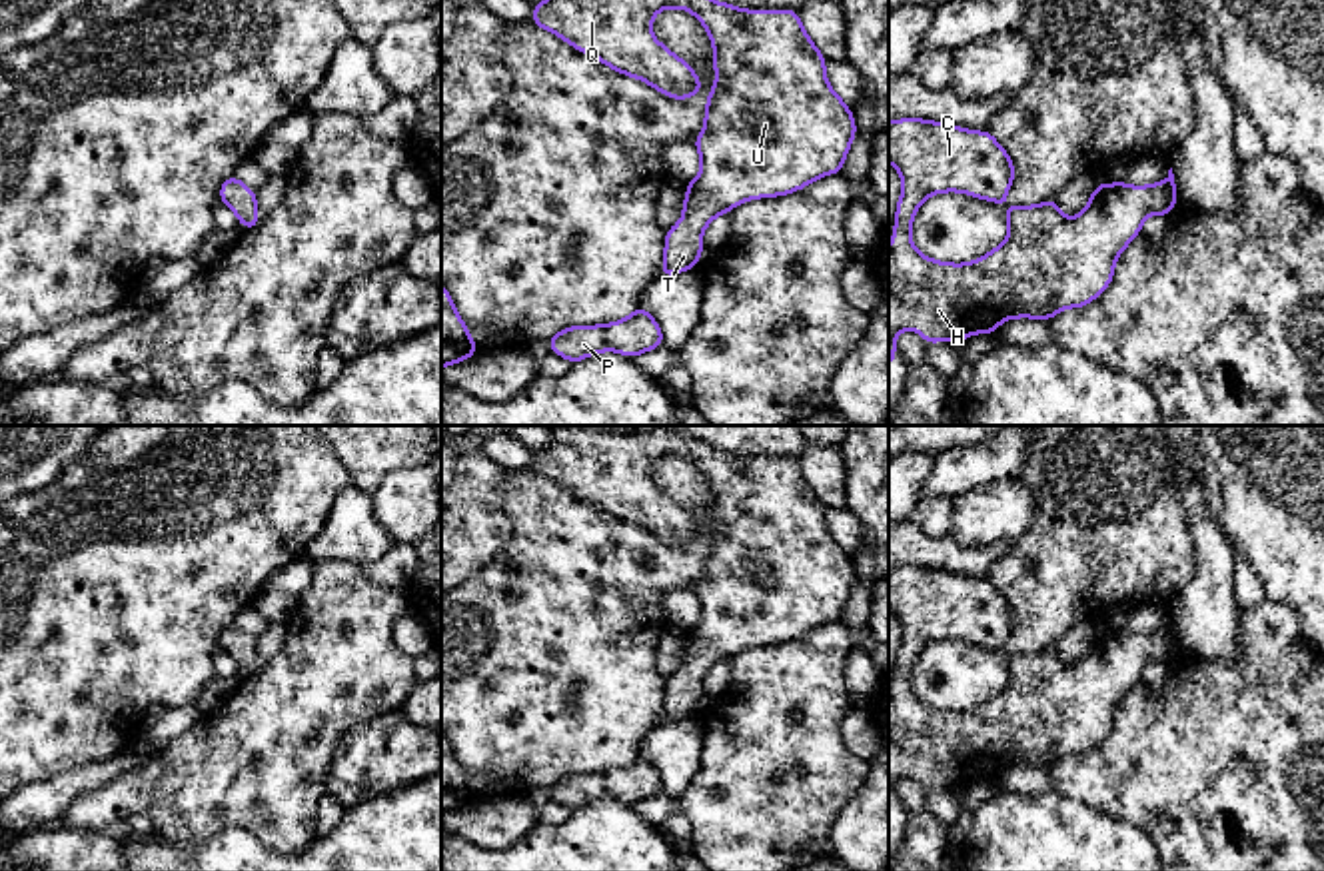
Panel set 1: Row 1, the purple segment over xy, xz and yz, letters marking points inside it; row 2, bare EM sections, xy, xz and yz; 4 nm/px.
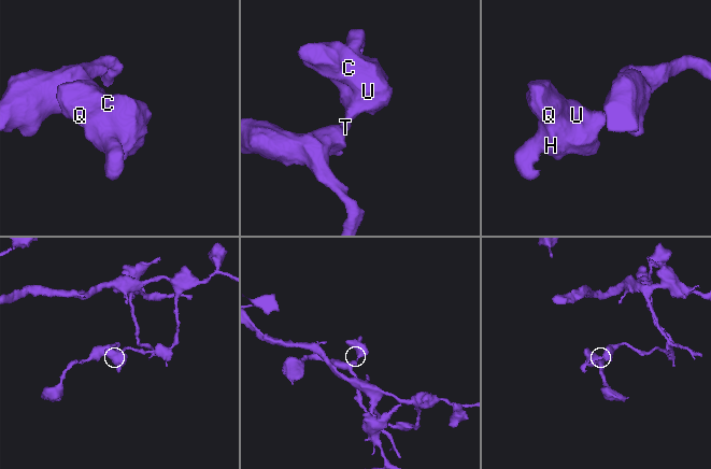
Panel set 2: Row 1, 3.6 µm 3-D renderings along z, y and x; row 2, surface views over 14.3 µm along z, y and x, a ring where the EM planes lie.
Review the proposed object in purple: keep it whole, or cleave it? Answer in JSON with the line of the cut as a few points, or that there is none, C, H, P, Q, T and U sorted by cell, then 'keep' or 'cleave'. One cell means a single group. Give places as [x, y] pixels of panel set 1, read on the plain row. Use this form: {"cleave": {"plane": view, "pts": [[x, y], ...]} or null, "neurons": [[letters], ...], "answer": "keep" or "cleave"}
{"cleave": null, "neurons": [["C", "H", "P", "Q", "T", "U"]], "answer": "keep"}

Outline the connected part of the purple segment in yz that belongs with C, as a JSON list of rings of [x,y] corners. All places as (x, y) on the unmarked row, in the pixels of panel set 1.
[[[903,565],[889,569],[889,609],[903,627],[889,697],[889,813],[897,801],[895,783],[903,777],[919,779],[927,791],[963,789],[971,781],[994,781],[1004,767],[1048,769],[1066,755],[1090,751],[1112,729],[1114,711],[1140,681],[1144,665],[1148,661],[1164,665],[1178,649],[1170,615],[1164,629],[1150,633],[1096,631],[1086,655],[1072,667],[1058,657],[1054,645],[1038,653],[1008,653],[1008,683],[998,695],[969,711],[947,711],[923,703],[913,693],[911,671],[919,653],[941,639],[1006,651],[1014,627],[1012,607],[989,577]]]

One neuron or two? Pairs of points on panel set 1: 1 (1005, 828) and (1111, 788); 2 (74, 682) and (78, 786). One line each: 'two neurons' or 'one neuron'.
1: two neurons
2: two neurons

